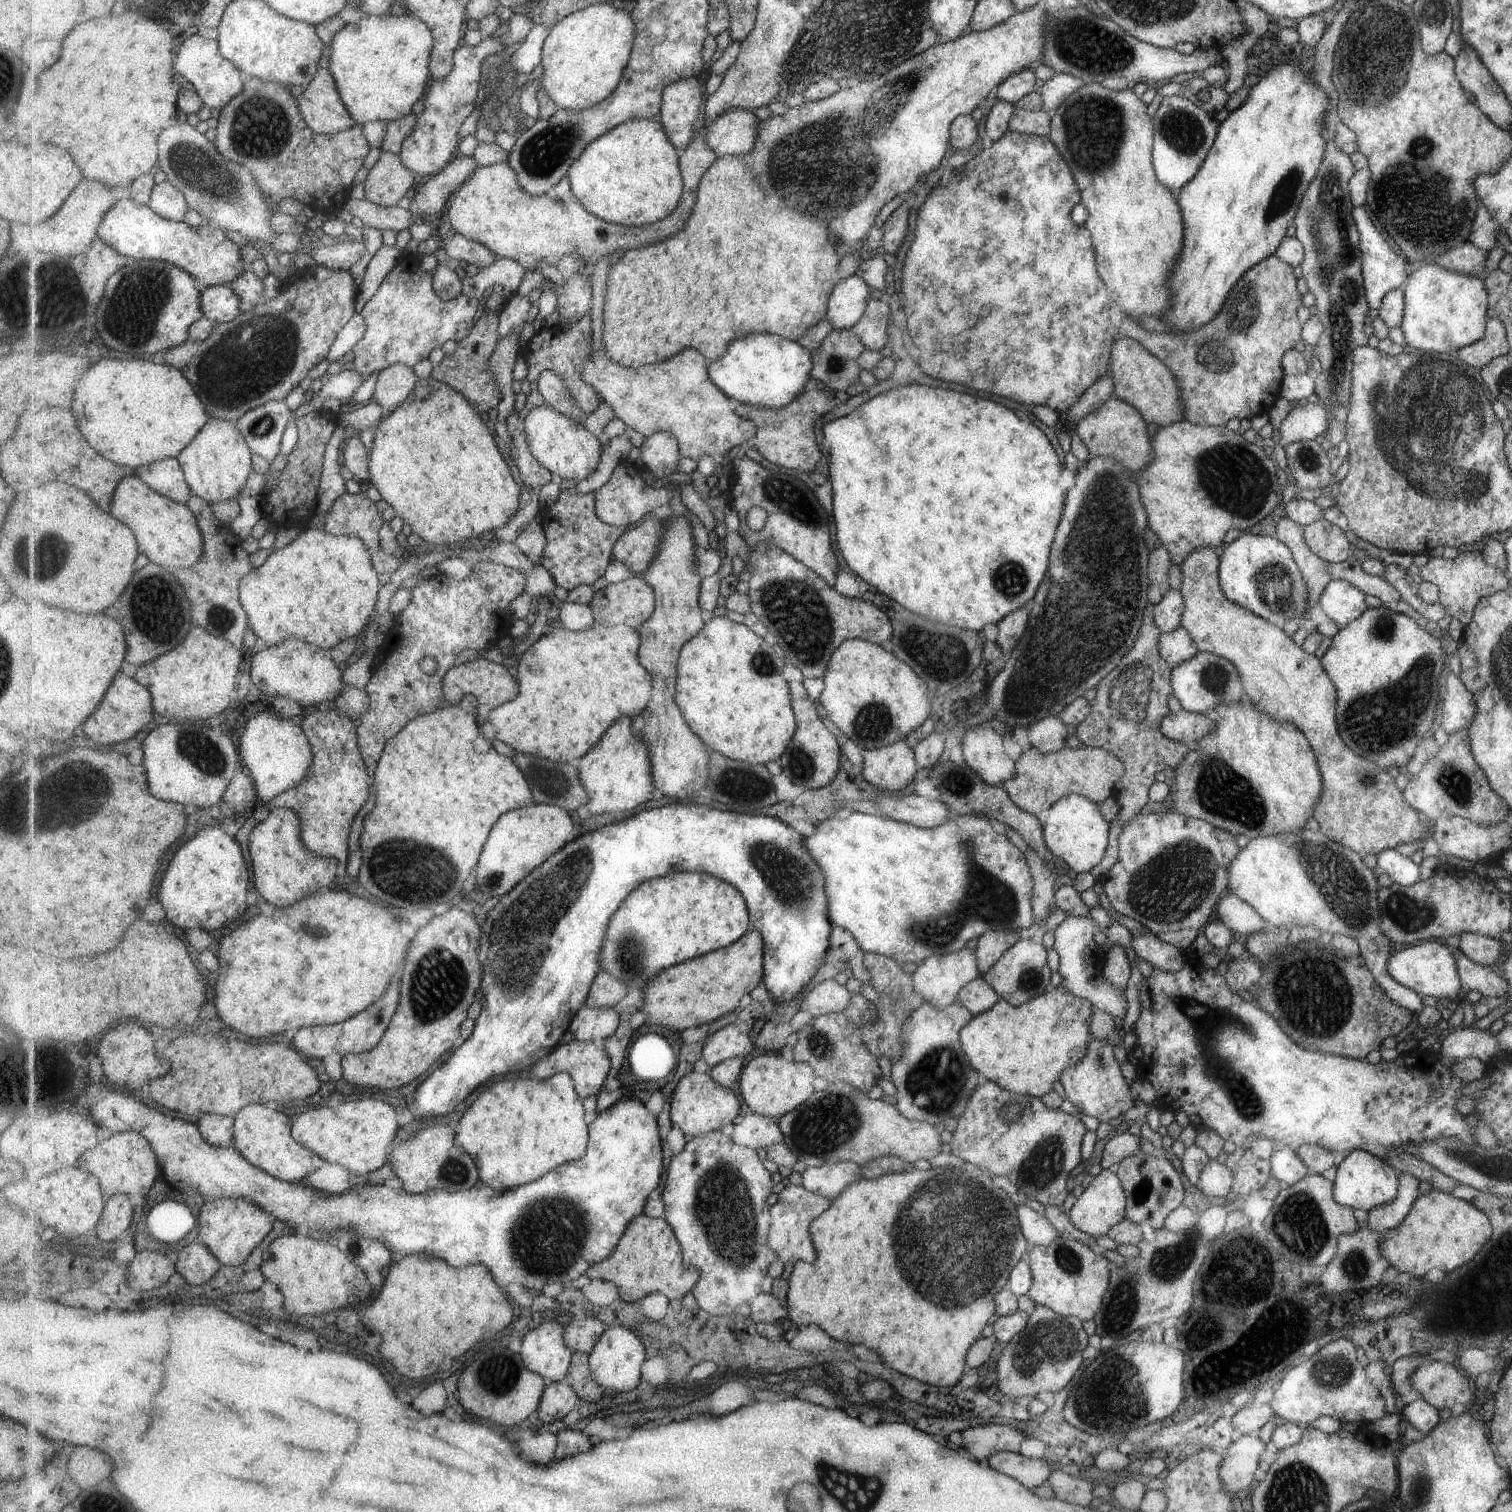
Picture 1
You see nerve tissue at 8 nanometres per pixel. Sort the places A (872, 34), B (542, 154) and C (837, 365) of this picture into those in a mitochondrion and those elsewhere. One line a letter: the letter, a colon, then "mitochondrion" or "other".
A: mitochondrion
B: mitochondrion
C: mitochondrion

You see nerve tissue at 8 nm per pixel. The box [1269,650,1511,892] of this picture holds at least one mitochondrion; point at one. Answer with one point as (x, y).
(1376, 723)

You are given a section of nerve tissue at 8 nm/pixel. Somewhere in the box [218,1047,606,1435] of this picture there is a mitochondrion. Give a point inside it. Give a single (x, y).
(559, 1243)

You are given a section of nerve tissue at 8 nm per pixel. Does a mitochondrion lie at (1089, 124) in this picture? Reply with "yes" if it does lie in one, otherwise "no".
yes

